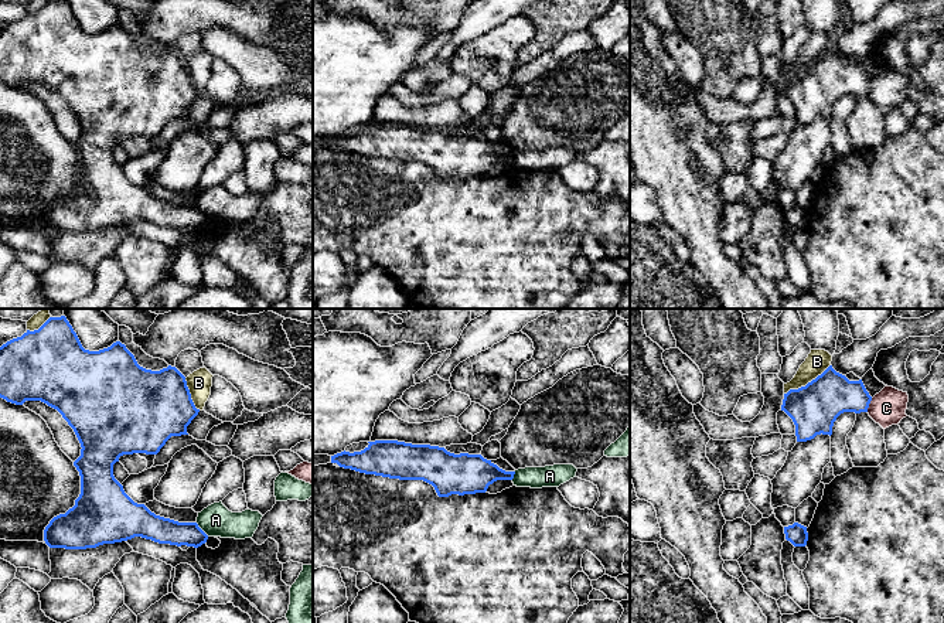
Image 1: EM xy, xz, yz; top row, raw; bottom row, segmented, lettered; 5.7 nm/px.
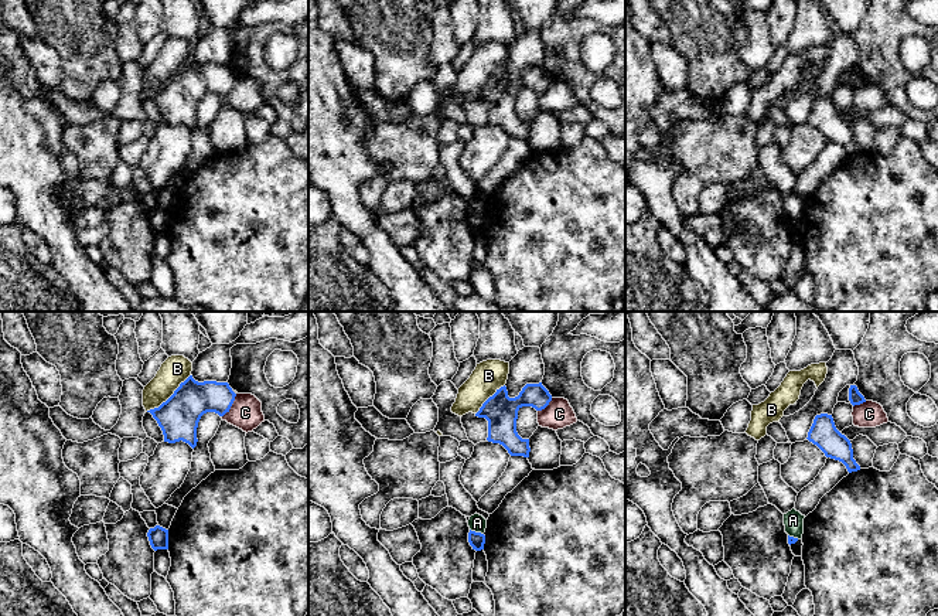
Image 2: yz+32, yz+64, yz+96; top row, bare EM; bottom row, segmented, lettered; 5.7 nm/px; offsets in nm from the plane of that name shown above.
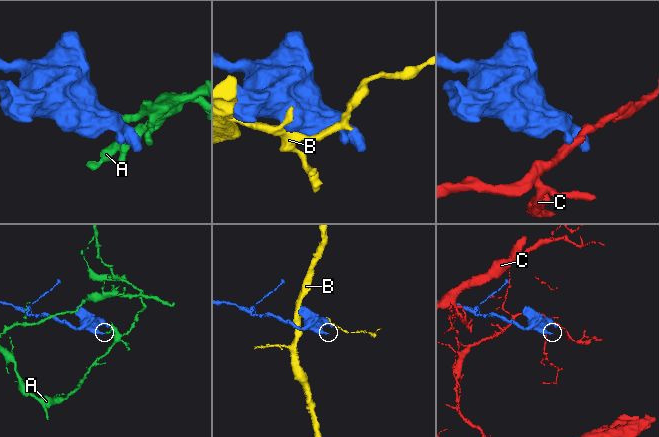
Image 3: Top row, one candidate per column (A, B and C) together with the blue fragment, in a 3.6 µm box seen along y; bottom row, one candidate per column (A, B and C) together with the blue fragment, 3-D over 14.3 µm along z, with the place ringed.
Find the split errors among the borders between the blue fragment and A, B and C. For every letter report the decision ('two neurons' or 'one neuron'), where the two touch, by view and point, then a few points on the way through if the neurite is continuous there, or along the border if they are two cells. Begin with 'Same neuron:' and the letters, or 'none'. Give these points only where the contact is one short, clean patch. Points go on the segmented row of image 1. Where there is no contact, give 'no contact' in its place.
Same neuron: none
A: two neurons; meets blue in xy at (201, 530); border along xy (196, 523), (208, 535)
B: two neurons; meets blue in yz at (808, 383)
C: two neurons; meets blue in yz at (868, 405)

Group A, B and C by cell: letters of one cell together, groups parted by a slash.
A / B / C

